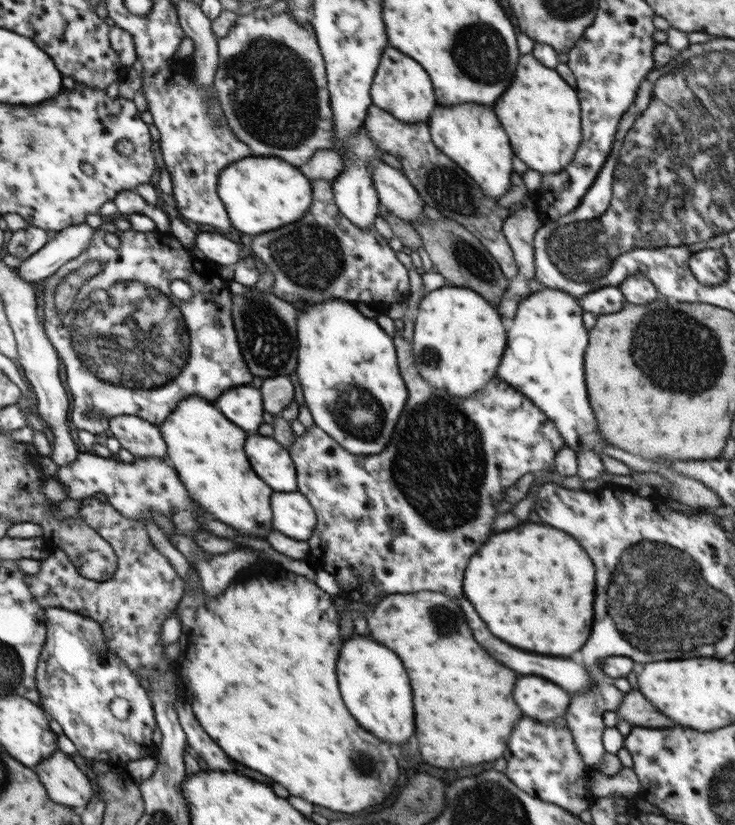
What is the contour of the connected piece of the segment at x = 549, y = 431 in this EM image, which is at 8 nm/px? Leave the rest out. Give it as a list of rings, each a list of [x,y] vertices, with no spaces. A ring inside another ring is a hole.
[[[399,330],[393,337],[393,341],[397,350],[399,371],[408,391],[408,402],[396,424],[392,440],[386,445],[386,448],[375,455],[351,455],[344,447],[326,435],[326,432],[323,432],[318,426],[313,426],[308,428],[303,436],[296,436],[296,441],[288,450],[297,471],[298,491],[308,499],[317,518],[317,525],[308,541],[310,550],[306,561],[314,569],[324,570],[336,578],[342,591],[340,596],[354,602],[372,604],[371,610],[378,604],[378,597],[381,597],[380,600],[382,600],[382,596],[389,594],[432,591],[448,596],[460,596],[463,590],[462,578],[464,578],[464,570],[469,558],[490,536],[490,530],[492,530],[490,520],[494,520],[495,504],[504,500],[506,489],[512,484],[516,484],[518,479],[525,474],[538,471],[553,472],[556,453],[565,445],[564,438],[560,436],[560,432],[556,430],[556,426],[546,417],[546,414],[542,413],[527,396],[518,392],[513,385],[496,376],[491,378],[478,392],[467,397],[455,397],[446,391],[440,392],[434,385],[427,383],[427,380],[421,377],[417,364],[414,362],[413,348],[401,337]],[[388,516],[398,516],[403,522],[404,530],[398,534],[392,532],[390,527],[384,524],[388,520]]]

